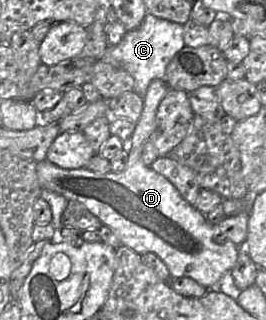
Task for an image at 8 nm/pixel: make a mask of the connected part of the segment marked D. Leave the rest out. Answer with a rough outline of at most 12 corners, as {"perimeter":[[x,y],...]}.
{"perimeter":[[153,80],[122,172],[37,163],[43,189],[83,204],[121,245],[209,290],[240,247],[144,165]]}

